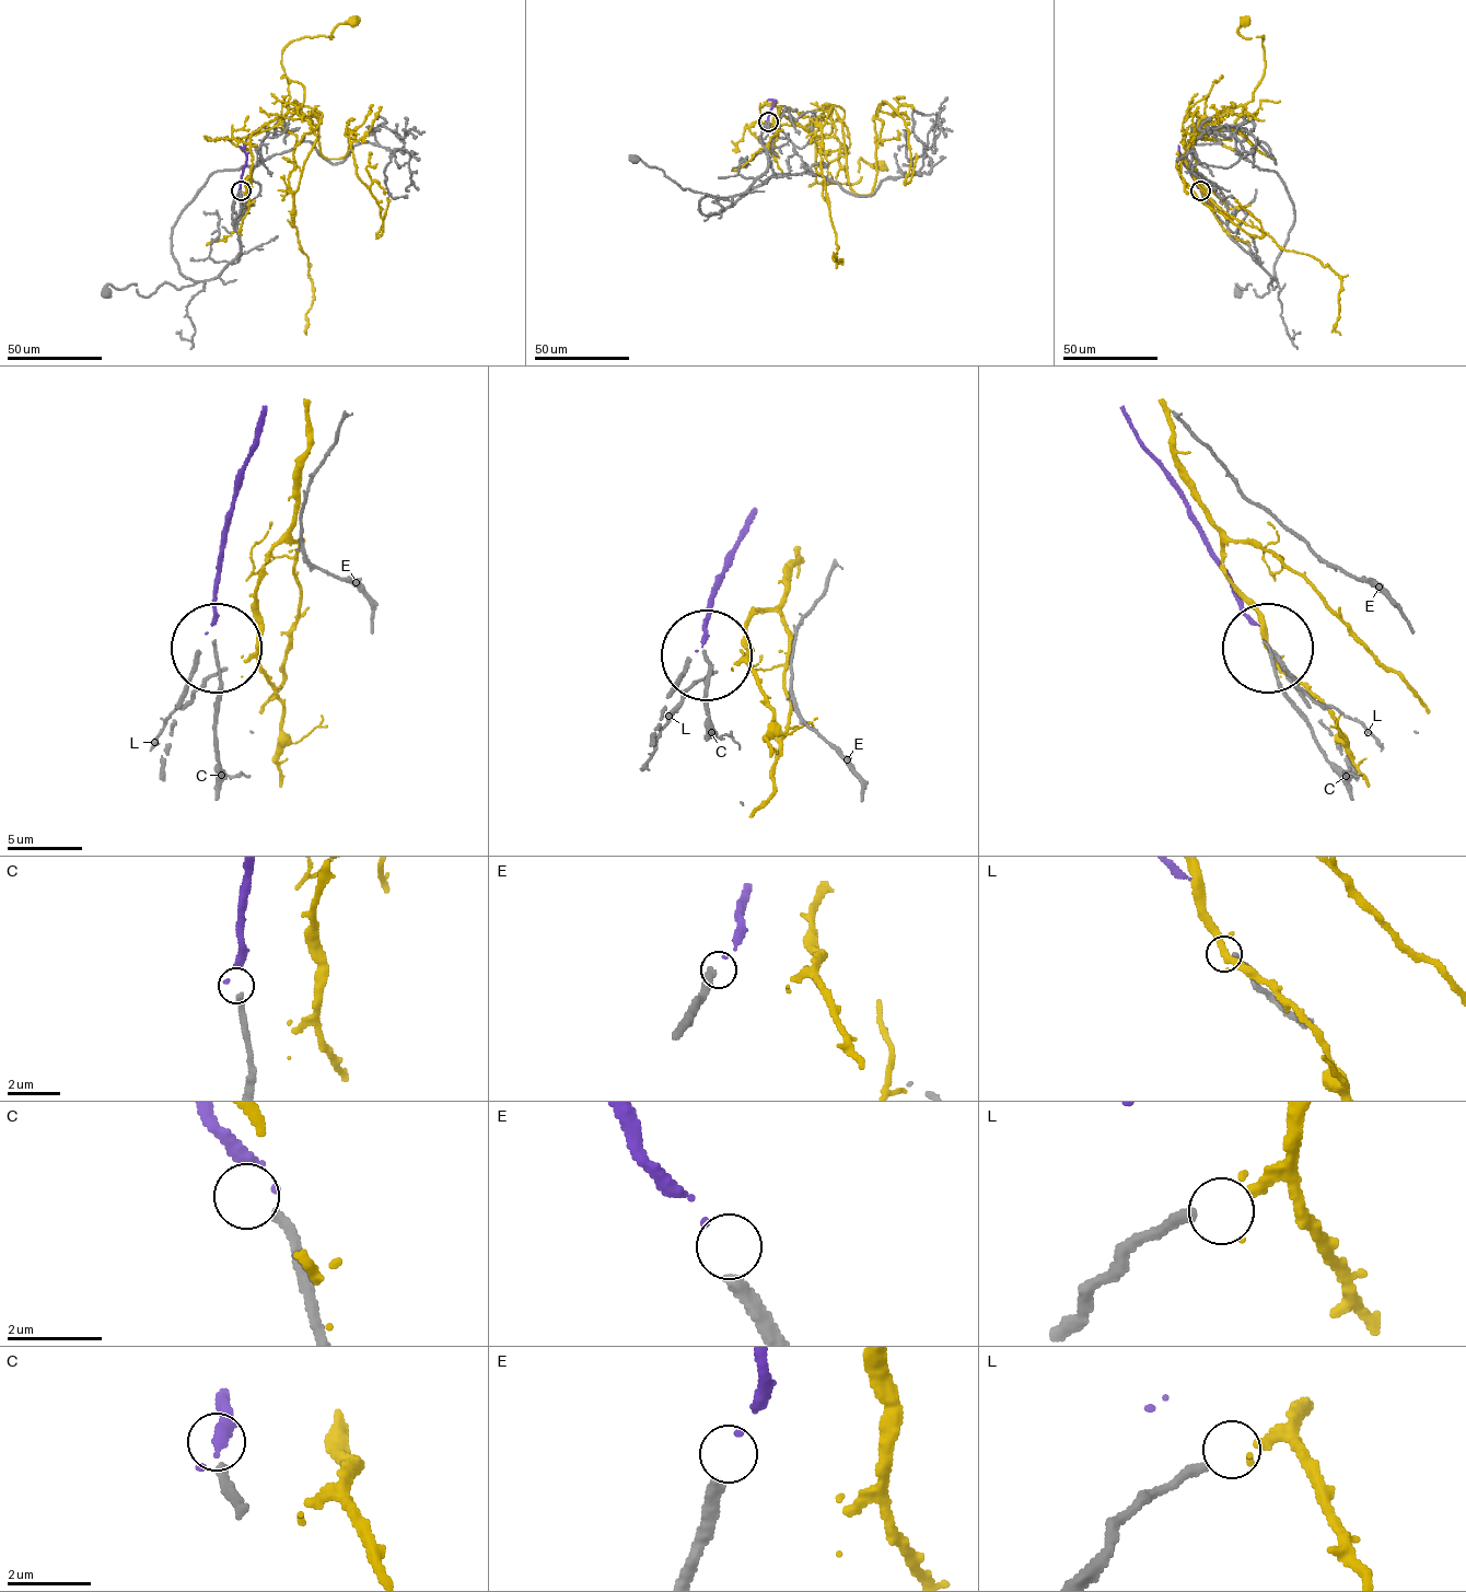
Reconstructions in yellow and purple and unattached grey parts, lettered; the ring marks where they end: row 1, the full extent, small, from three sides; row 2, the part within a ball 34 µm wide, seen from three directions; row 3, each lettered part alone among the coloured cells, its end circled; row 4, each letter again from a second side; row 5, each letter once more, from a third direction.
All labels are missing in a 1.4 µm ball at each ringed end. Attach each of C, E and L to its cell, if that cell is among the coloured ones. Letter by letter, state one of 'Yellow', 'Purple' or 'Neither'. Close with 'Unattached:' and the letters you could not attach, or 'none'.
C: Neither
E: Purple
L: Yellow
Unattached: C

